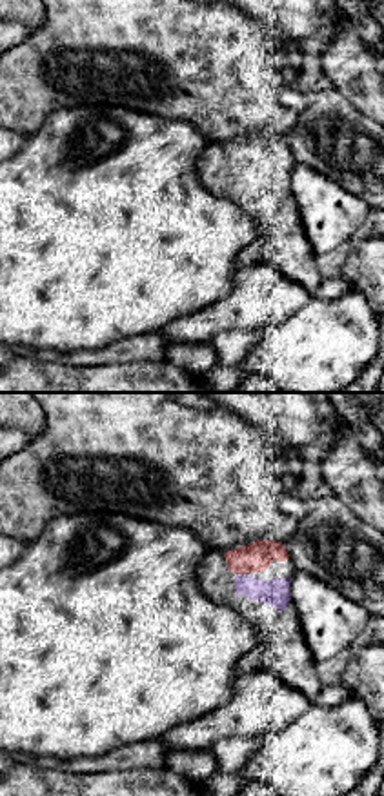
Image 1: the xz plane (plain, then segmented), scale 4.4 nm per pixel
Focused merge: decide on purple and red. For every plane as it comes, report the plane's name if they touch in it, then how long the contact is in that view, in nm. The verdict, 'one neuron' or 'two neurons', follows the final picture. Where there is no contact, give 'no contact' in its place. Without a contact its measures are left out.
contact in xz; length 50 nm

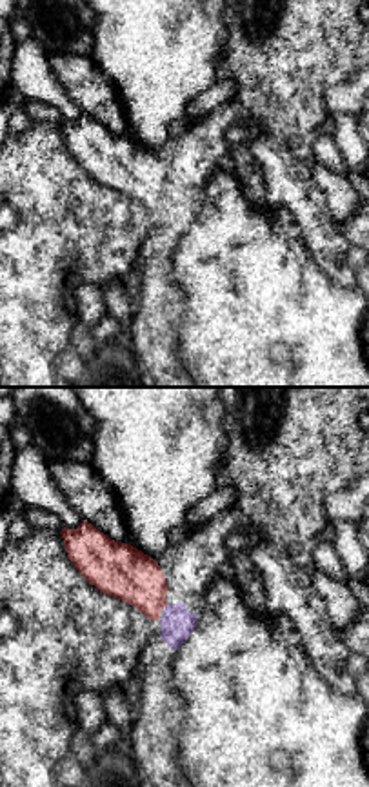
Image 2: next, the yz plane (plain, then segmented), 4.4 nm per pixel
contact in yz; length 40 nm

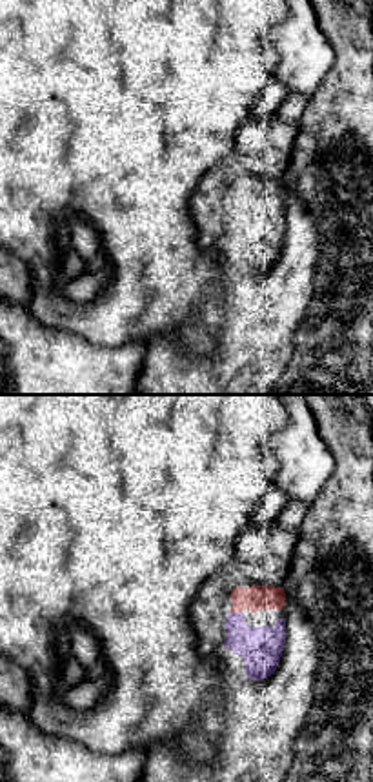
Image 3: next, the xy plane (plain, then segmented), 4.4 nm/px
contact in xy; length 60 nm

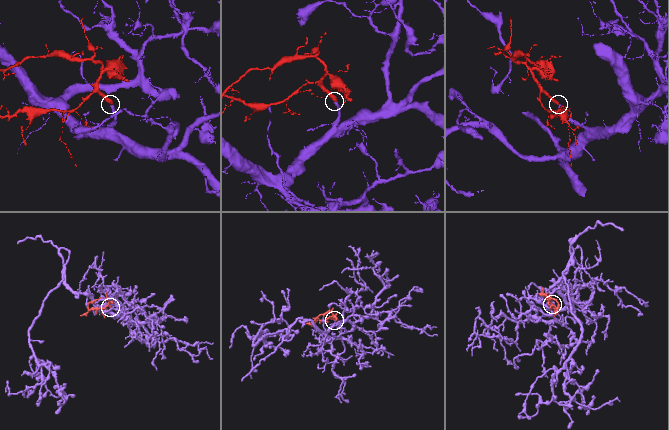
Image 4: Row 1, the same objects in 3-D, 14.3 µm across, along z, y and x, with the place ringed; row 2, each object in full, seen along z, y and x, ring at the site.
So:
one neuron

